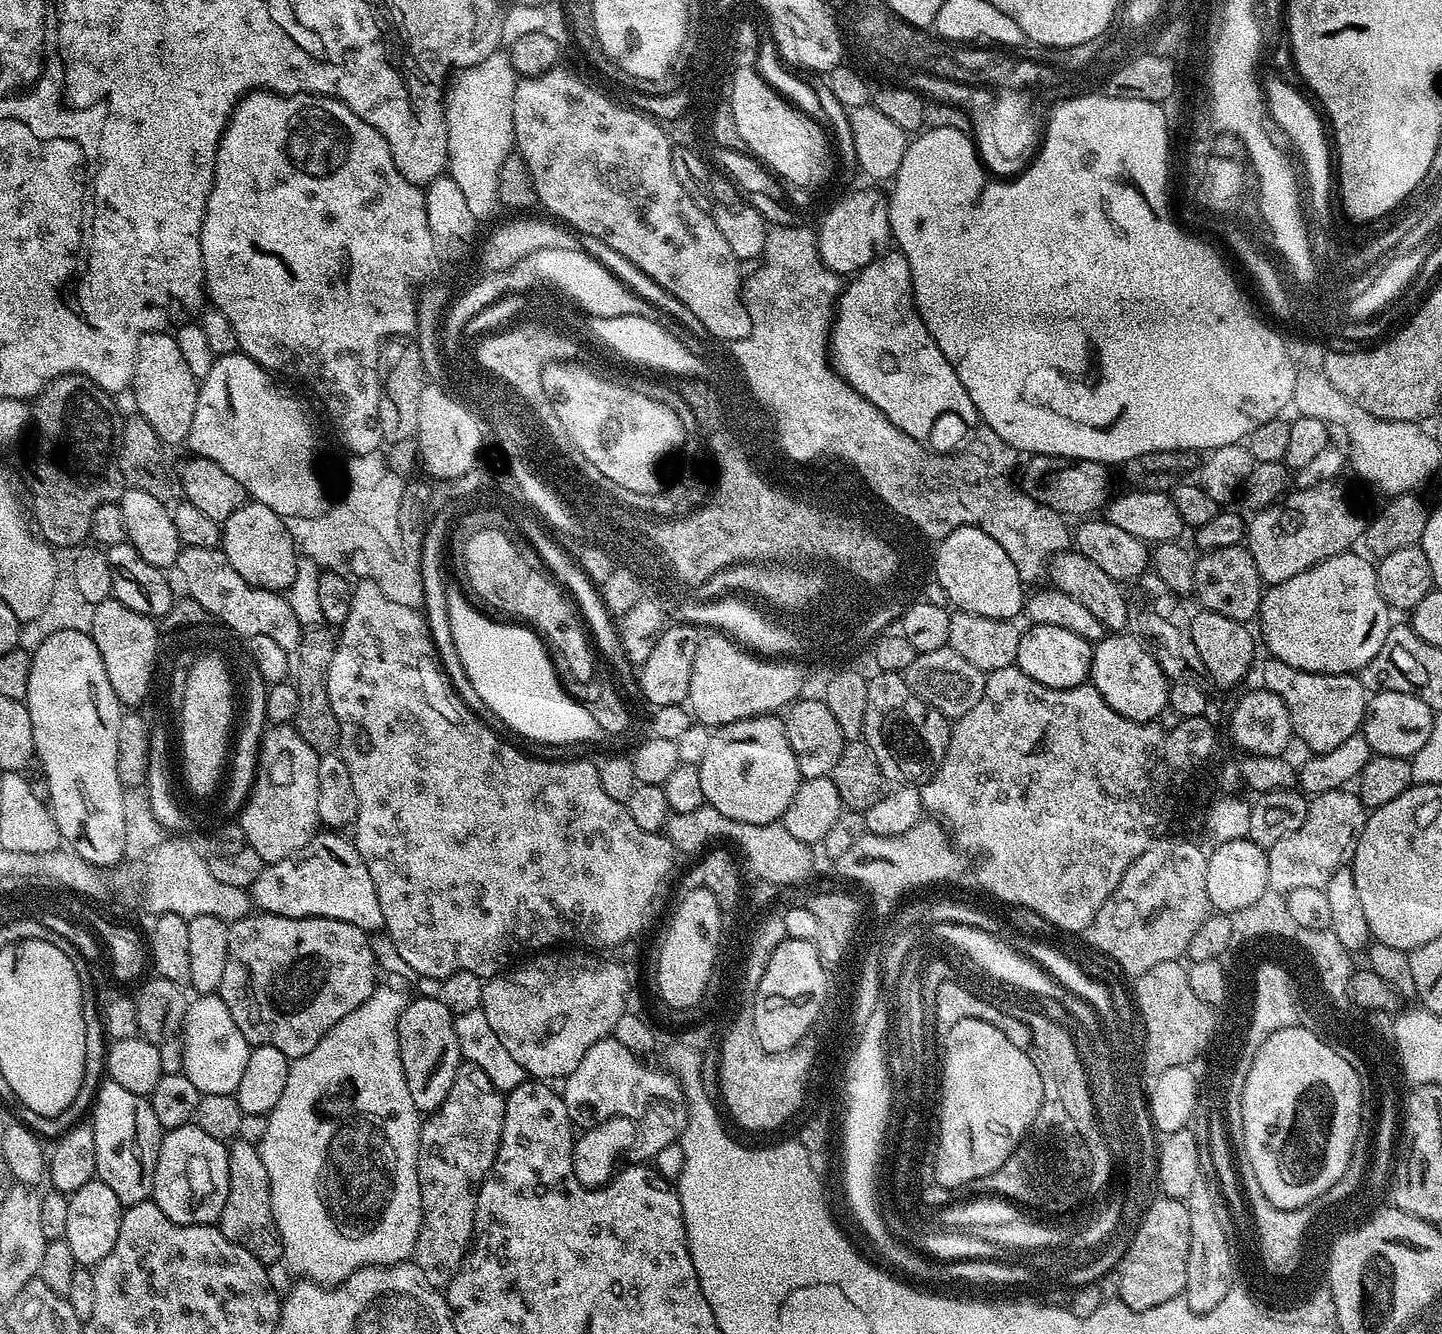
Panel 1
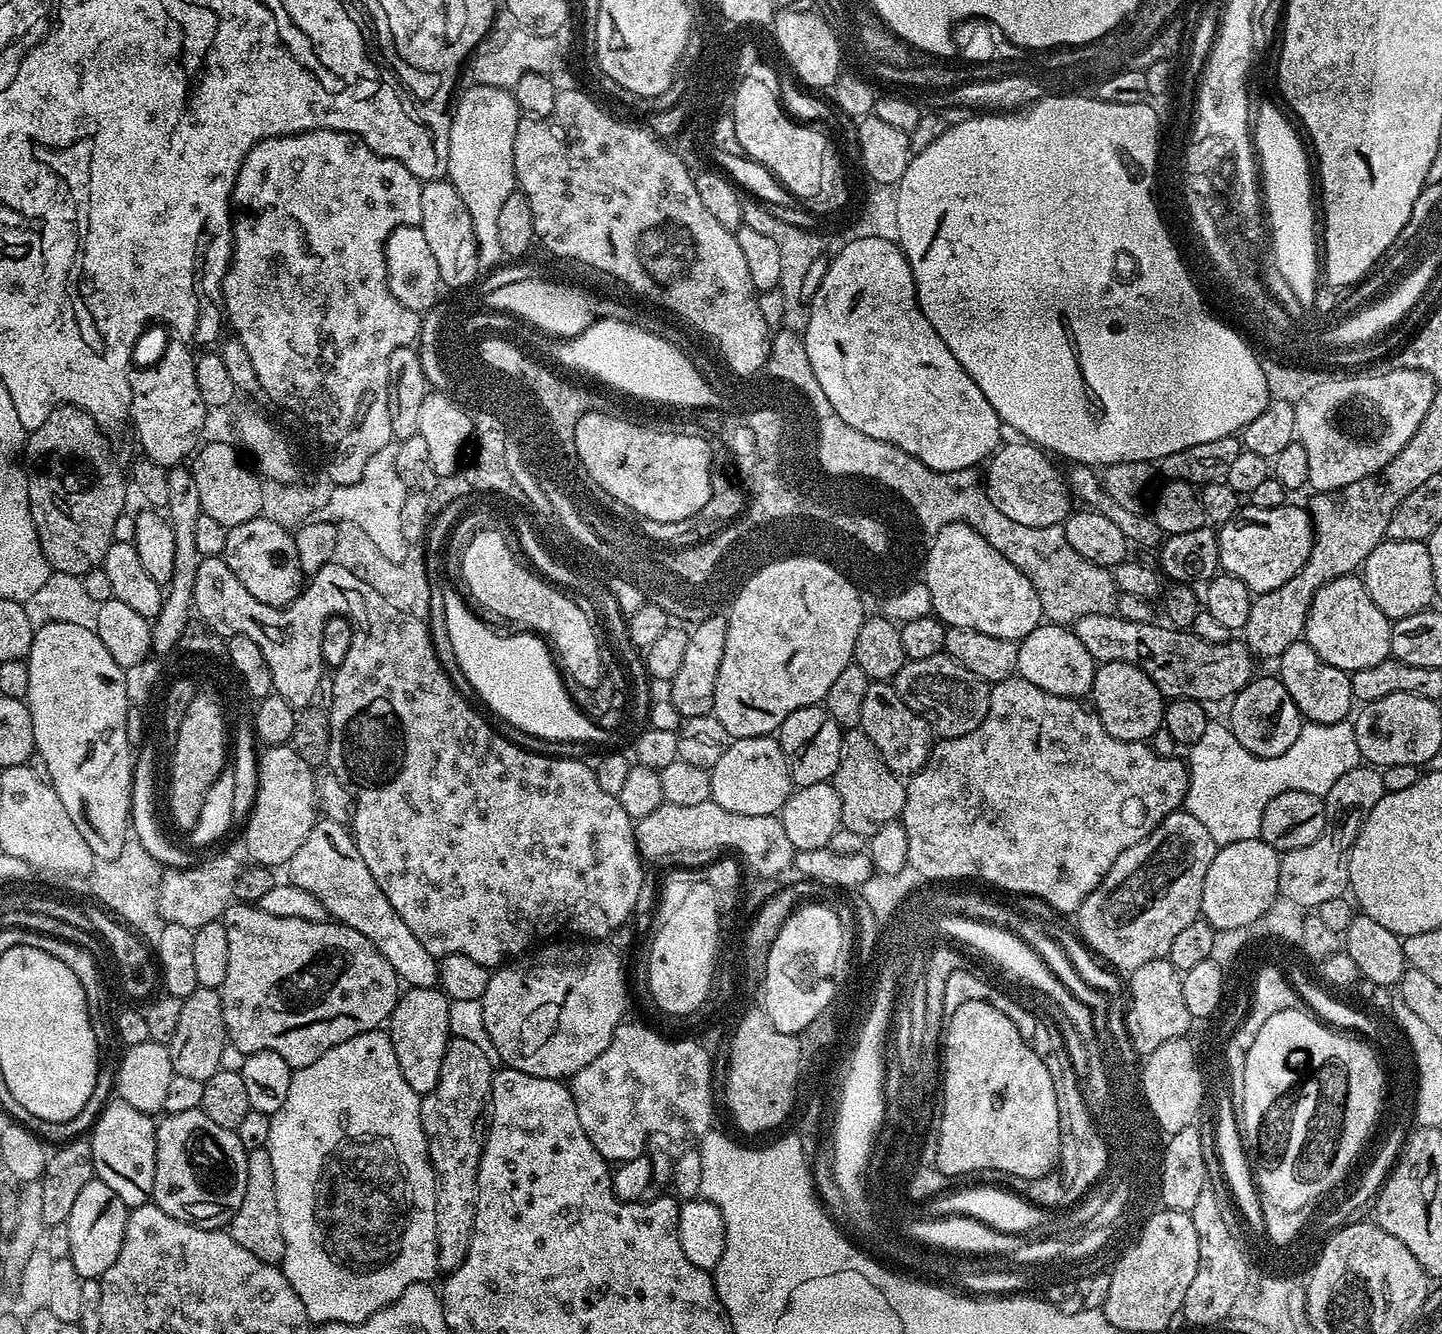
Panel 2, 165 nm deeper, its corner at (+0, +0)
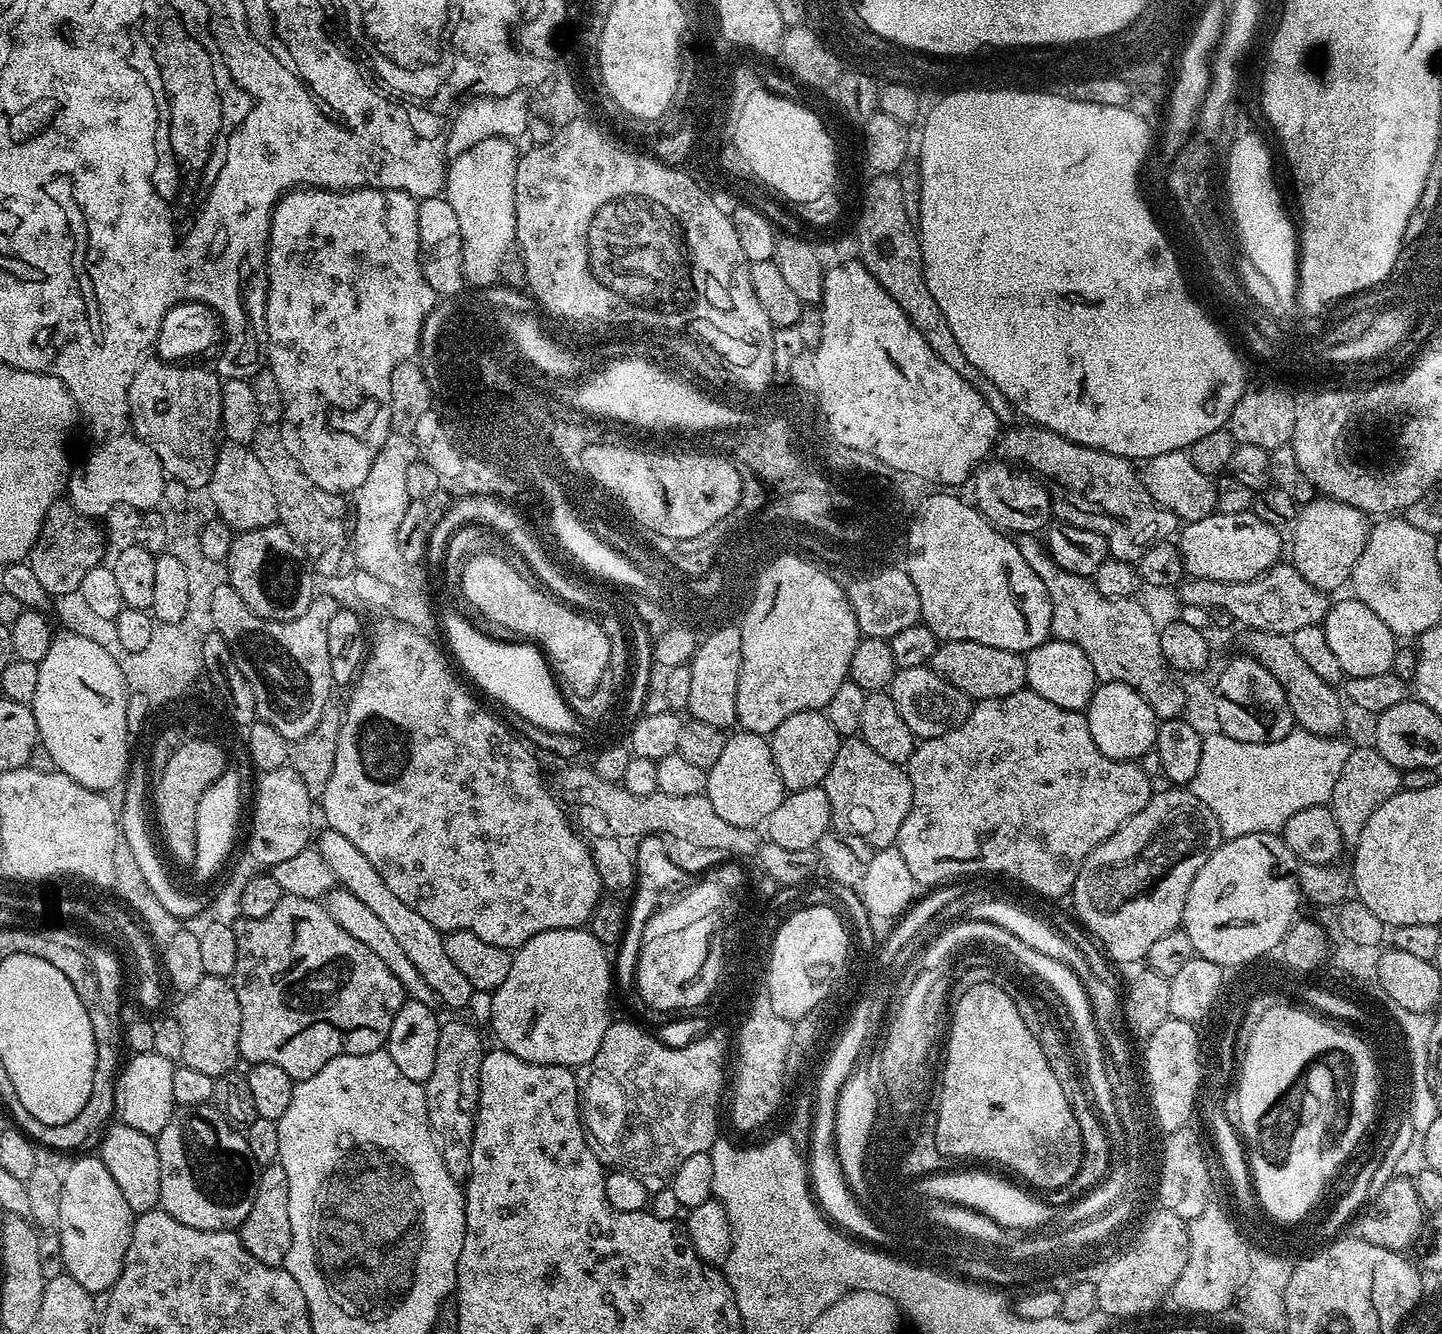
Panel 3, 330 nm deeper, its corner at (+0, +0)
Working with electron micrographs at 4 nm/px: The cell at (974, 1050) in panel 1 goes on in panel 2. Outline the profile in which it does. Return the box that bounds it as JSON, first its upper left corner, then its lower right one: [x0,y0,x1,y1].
[939,1000,1062,1182]

